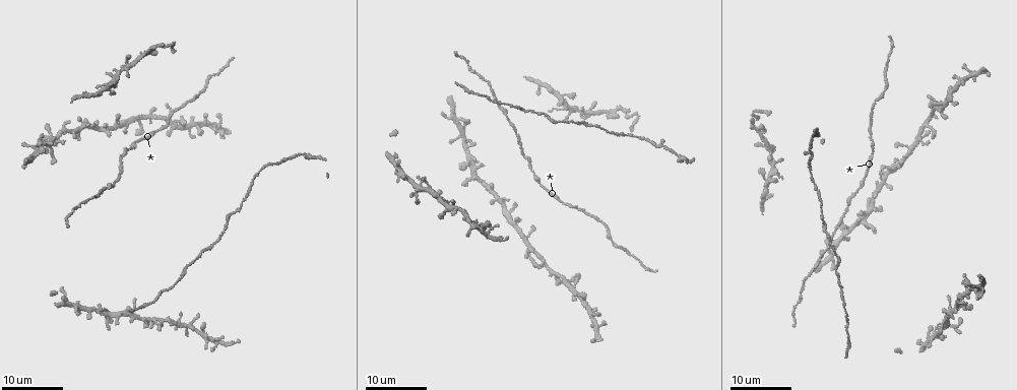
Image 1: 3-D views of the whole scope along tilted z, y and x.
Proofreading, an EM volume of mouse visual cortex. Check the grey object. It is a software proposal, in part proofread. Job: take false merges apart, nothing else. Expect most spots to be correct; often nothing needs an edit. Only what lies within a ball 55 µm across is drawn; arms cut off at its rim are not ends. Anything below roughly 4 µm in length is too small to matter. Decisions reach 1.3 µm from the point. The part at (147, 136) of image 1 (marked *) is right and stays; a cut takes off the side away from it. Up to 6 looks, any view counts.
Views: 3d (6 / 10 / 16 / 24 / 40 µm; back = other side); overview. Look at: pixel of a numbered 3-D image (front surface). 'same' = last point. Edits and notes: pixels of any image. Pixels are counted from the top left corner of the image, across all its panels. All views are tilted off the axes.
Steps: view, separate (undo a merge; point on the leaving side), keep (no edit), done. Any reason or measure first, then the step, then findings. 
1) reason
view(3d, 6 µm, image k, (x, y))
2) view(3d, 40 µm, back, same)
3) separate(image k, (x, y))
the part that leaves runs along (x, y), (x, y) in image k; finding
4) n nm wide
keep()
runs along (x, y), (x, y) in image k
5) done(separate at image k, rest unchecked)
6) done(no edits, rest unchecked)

view(3d, 16 µm, image 1, (123, 122))

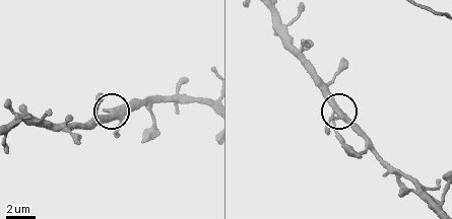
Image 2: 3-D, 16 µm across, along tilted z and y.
view(3d, 6 µm, image 2, (110, 110))

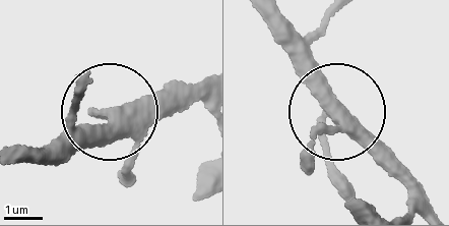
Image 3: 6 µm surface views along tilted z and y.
4 arms
keep()
continuous, no second cell

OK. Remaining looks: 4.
view(3d, 24 µm, image 1, (202, 93))

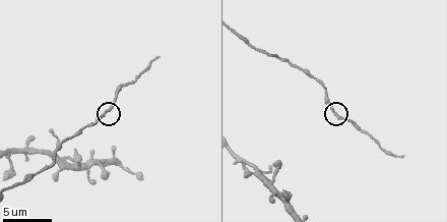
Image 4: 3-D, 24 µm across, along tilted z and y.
closer look
view(3d, 6 µm, image 4, (335, 114))

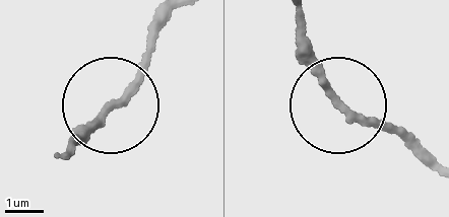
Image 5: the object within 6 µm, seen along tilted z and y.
180 nm wide
keep()
runs along (68, 147), (126, 84), (162, 22) in image 5; one cell here

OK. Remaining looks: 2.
a fork
view(3d, 10 µm, image 4, (74, 166))

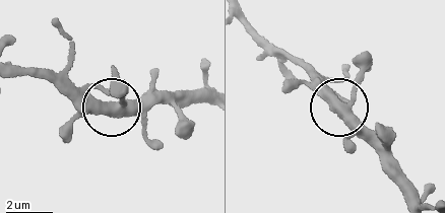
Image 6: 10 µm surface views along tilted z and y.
view(3d, 6 µm, image 6, (333, 107))

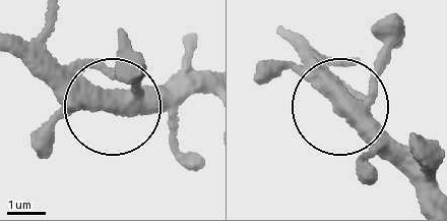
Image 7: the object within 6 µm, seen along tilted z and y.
3 arms
keep()
one cell here

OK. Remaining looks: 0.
done(no edits, rest unchecked)

